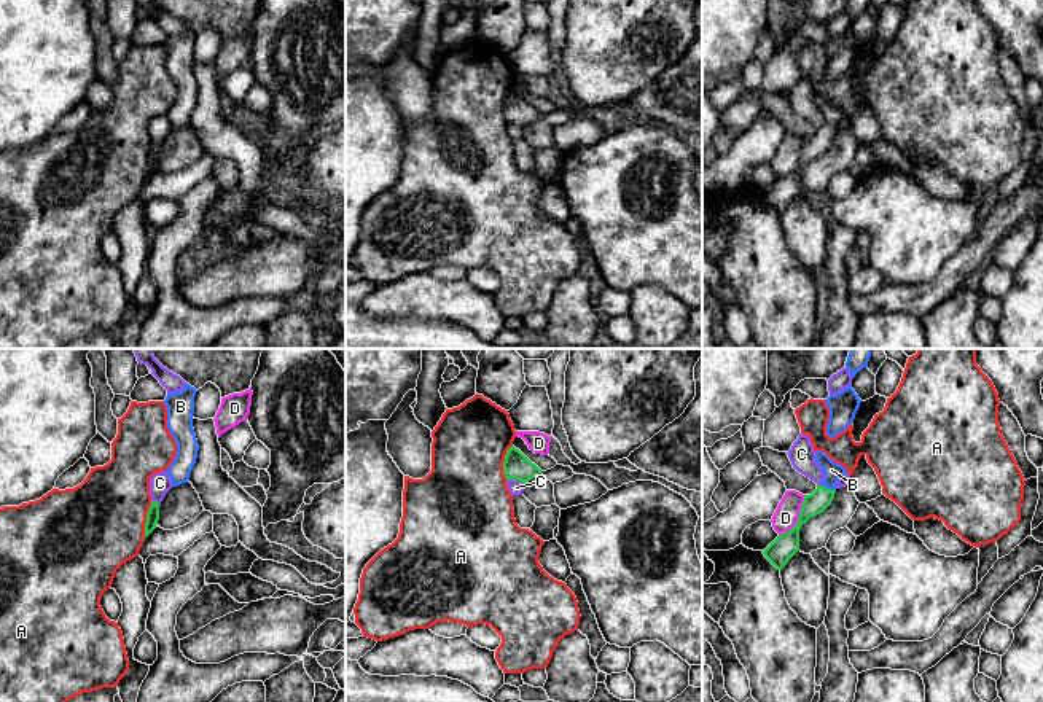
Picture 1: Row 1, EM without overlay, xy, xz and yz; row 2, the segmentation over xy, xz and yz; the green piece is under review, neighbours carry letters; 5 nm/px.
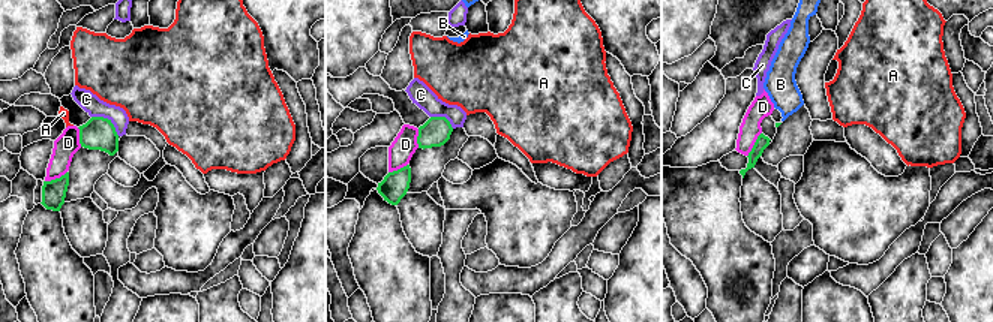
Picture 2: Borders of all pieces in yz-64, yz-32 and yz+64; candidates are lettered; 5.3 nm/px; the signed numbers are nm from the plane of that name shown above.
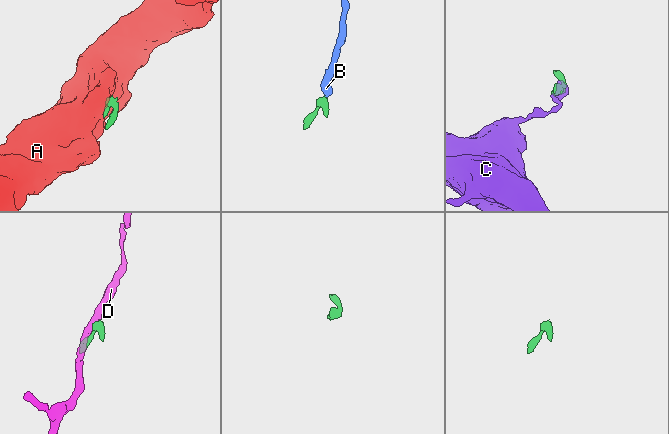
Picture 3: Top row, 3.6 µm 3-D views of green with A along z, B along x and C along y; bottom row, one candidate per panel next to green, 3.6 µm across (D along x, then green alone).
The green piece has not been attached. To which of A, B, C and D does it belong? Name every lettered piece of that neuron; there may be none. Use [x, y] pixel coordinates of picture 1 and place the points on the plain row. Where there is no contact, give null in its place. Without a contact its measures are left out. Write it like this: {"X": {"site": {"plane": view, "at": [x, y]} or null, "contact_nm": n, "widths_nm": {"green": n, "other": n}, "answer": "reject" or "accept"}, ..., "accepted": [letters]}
{"A": {"site": {"plane": "xy", "at": [147, 164]}, "contact_nm": 200, "widths_nm": {"green": 60, "other": 460}, "answer": "reject"}, "B": {"site": {"plane": "yz", "at": [825, 131]}, "contact_nm": 90, "widths_nm": {"green": 110, "other": 90}, "answer": "accept"}, "C": {"site": {"plane": "xz", "at": [516, 123]}, "contact_nm": 100, "widths_nm": {"green": 140, "other": 80}, "answer": "reject"}, "D": {"site": {"plane": "yz", "at": [798, 161]}, "contact_nm": 240, "widths_nm": {"green": 120, "other": 120}, "answer": "reject"}, "accepted": ["B"]}

